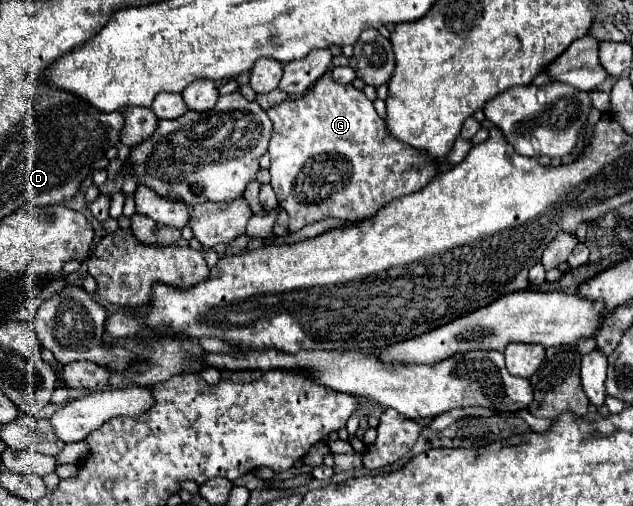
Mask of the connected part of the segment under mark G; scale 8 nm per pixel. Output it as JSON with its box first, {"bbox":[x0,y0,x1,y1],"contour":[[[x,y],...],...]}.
{"bbox":[268,72,440,228],"contour":[[[326,72],[304,96],[296,100],[290,98],[278,106],[268,108],[268,116],[274,124],[268,148],[268,154],[272,158],[270,184],[278,196],[280,206],[290,216],[290,228],[304,228],[306,224],[324,218],[370,218],[390,200],[422,190],[426,184],[430,184],[440,168],[438,160],[428,156],[428,152],[416,150],[406,142],[394,138],[364,92],[356,90],[352,84],[334,82],[330,72]]]}

